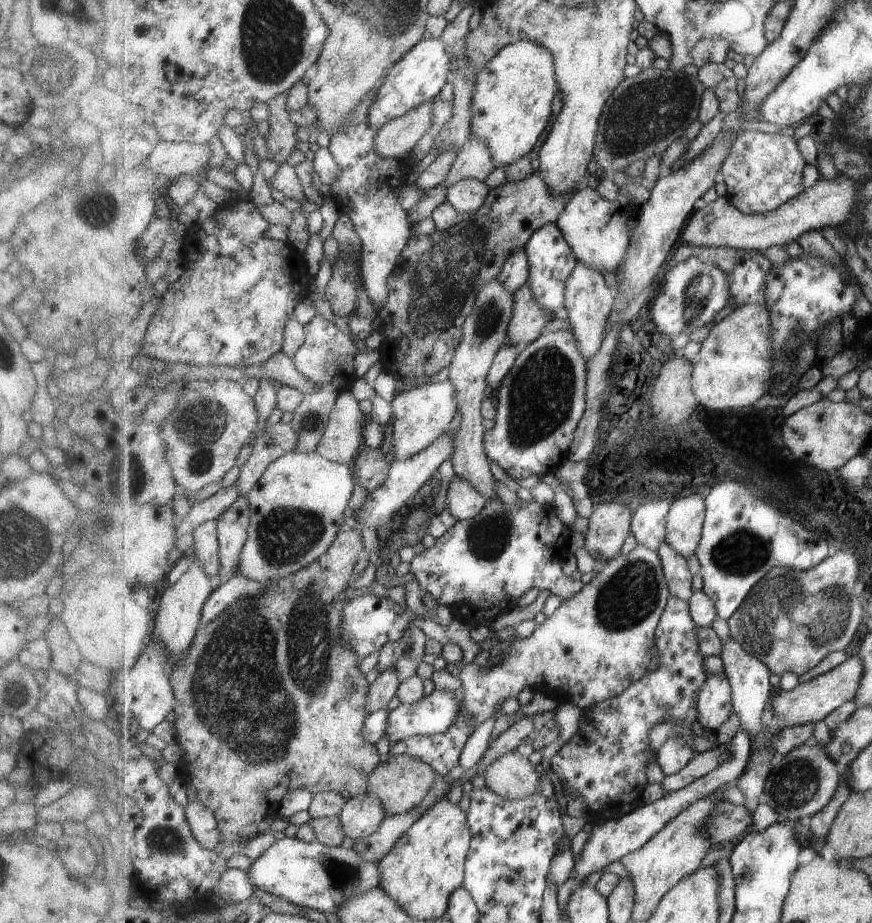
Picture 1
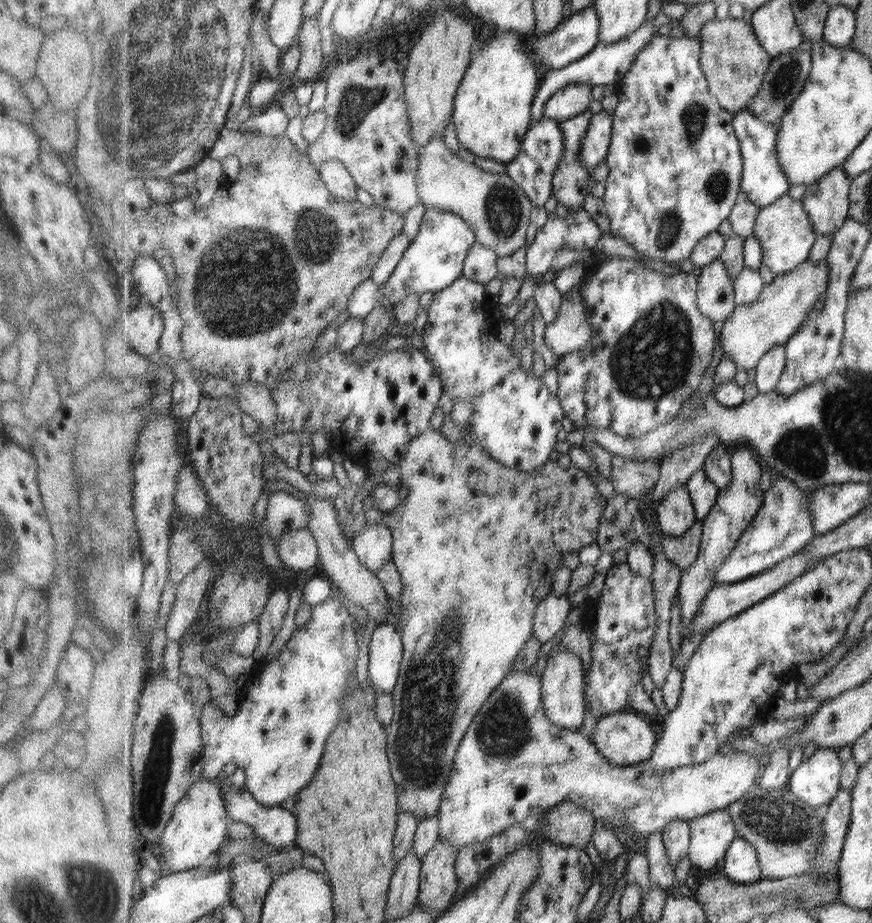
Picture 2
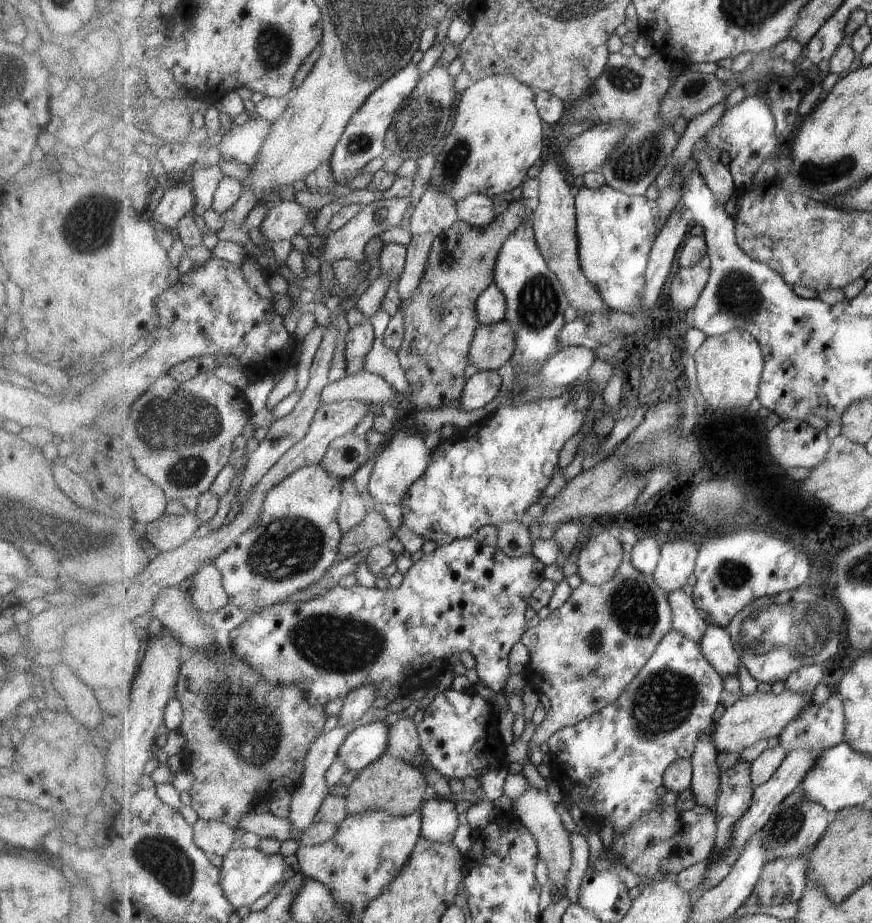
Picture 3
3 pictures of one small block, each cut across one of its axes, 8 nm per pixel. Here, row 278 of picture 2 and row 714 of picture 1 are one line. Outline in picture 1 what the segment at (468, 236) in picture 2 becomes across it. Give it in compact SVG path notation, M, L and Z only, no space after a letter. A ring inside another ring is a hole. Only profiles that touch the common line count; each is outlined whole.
M433 690L421 702L400 704L388 716L386 736L393 743L419 735L446 733L460 716L457 692Z

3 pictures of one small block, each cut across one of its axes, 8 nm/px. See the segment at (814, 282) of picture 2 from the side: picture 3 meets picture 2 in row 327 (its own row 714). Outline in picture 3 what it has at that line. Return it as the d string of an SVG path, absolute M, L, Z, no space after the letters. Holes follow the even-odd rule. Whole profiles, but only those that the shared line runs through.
M785 689L781 694L772 692L756 692L751 696L740 697L739 700L730 707L725 708L724 713L718 722L713 725L713 744L717 746L719 752L731 752L741 754L745 748L753 746L760 740L779 737L783 730L799 718L805 708L812 704L812 694L803 694L803 692L793 692Z

